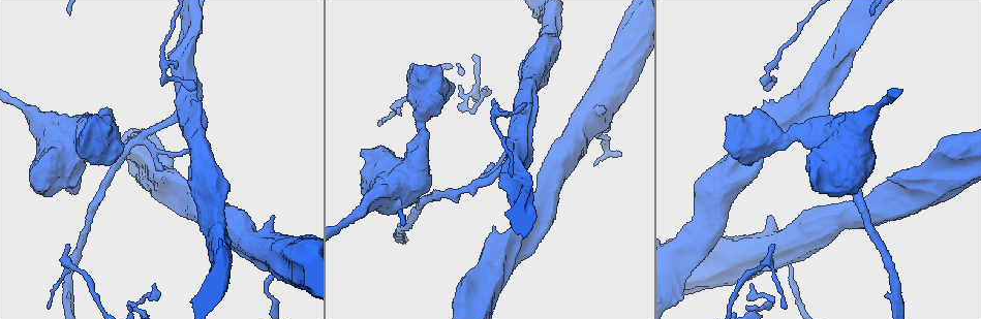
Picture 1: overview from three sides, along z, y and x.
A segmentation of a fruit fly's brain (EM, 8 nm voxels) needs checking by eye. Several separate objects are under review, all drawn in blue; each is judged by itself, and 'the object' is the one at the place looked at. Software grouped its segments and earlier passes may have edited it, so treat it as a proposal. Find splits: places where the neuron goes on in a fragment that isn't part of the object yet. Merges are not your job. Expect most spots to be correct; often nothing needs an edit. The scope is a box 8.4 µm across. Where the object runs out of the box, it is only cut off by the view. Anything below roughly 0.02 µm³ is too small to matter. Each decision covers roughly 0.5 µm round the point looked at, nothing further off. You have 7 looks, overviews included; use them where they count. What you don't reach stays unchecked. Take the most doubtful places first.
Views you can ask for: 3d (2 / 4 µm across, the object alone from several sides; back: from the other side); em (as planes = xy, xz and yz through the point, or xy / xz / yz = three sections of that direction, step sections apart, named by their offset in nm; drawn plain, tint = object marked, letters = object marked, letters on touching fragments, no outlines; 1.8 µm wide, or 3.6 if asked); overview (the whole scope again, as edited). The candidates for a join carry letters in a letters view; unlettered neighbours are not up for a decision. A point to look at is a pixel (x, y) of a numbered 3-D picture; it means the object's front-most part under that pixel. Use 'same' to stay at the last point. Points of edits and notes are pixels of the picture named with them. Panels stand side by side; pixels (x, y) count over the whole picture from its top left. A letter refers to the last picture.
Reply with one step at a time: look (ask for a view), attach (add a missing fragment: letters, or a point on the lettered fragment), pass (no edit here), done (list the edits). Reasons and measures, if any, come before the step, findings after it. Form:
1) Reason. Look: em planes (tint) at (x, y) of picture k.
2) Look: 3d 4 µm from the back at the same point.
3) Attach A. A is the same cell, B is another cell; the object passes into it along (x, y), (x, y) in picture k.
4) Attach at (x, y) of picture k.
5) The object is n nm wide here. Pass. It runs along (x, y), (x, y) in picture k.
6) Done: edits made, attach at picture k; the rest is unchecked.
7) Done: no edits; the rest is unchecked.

Branch stops here. Look: 3d 4 µm at (960, 186) of picture 1.

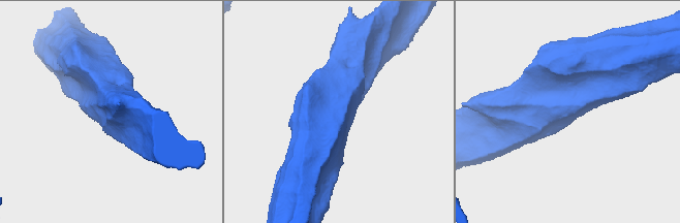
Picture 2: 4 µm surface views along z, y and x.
Need the tissue. Look: em 3.6 µm xz step 16 (tint) at (568, 117) of picture 2.

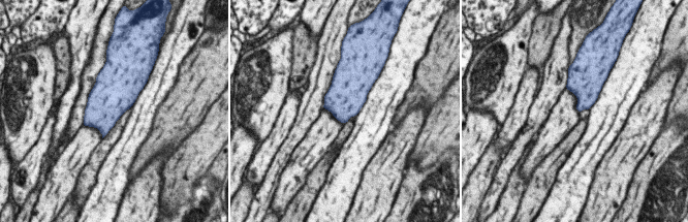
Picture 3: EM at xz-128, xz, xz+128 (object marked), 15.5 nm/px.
Look: em 3.6 µm planes (letters) at the same point.

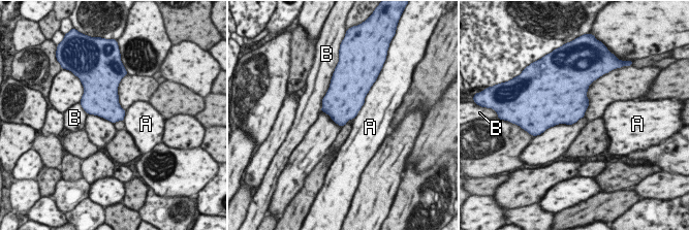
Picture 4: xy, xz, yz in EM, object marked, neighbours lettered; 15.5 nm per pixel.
Pass. A and B are other cells; a border runs along (369, 91), (364, 104), (352, 119) in picture 4; none of them fits.

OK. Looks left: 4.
An open end. Look: em yz step 4 (tint) at (399, 112) of picture 1.

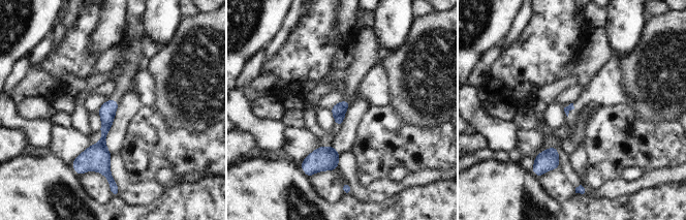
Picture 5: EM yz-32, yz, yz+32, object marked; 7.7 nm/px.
Look: em yz step 4 (letters) at the same point.

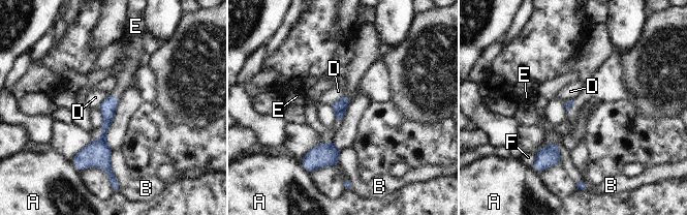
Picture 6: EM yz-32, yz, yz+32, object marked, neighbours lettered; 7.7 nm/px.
The longest contact is with B, 220 nm. Pass. A, B, D, E and F are other cells; no lettered fragment goes on from it.

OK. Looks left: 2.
Stops while still wide. Look: em planes (letters) at (509, 197) of picture 1.

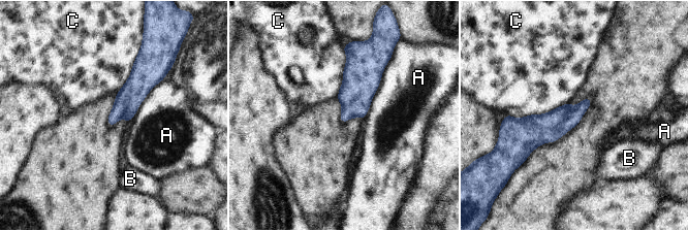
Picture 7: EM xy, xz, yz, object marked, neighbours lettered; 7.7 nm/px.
The object is 200 nm wide here; the longest contact is with A, 500 nm. Pass. A, B and C are other cells; none of them fits.

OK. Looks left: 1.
Done: no edits; the rest is unchecked.

